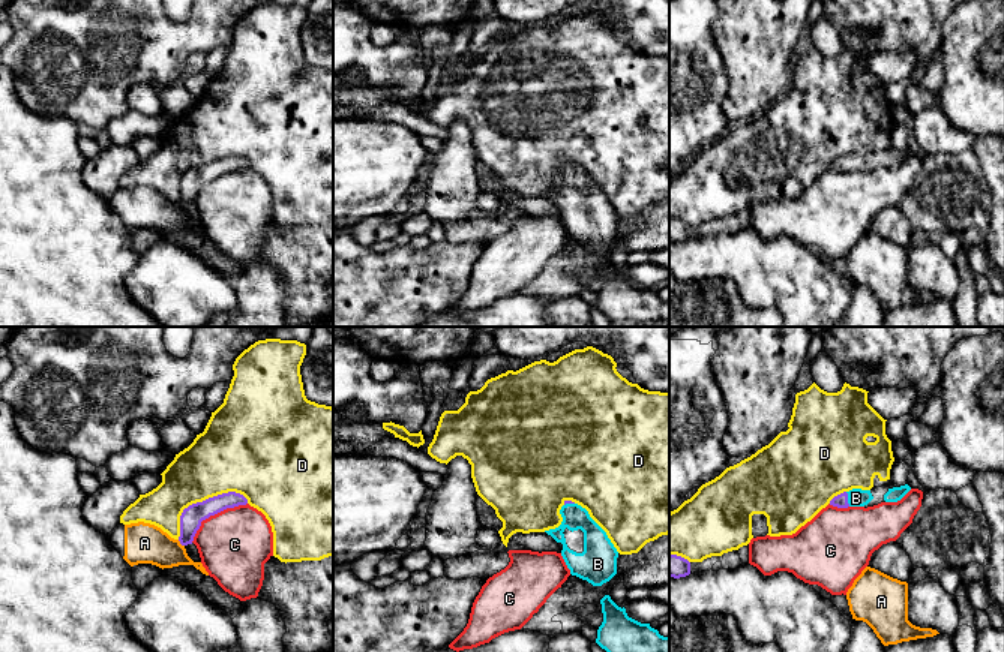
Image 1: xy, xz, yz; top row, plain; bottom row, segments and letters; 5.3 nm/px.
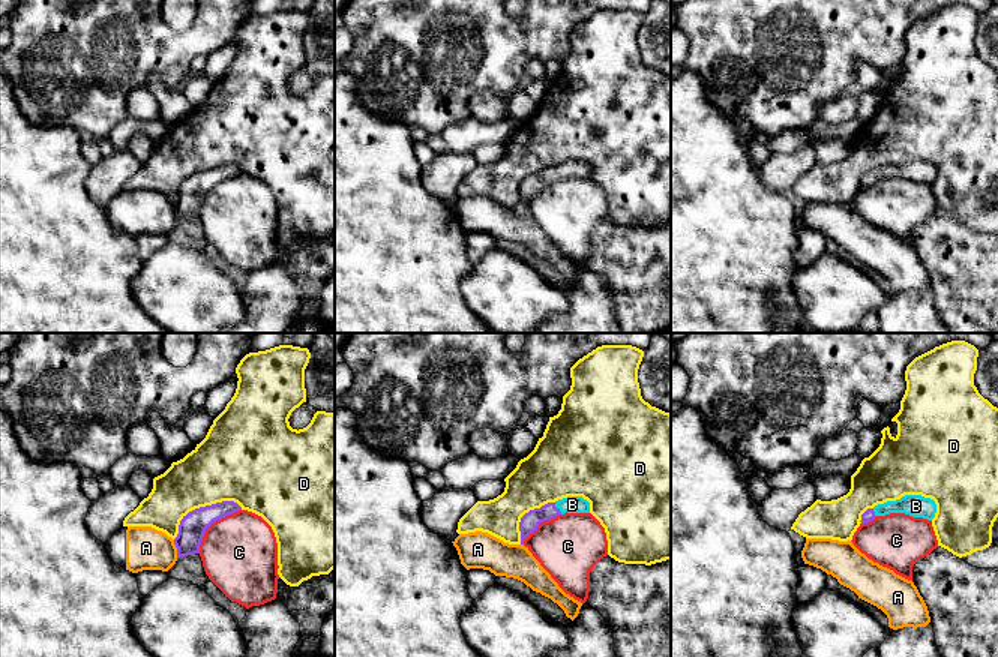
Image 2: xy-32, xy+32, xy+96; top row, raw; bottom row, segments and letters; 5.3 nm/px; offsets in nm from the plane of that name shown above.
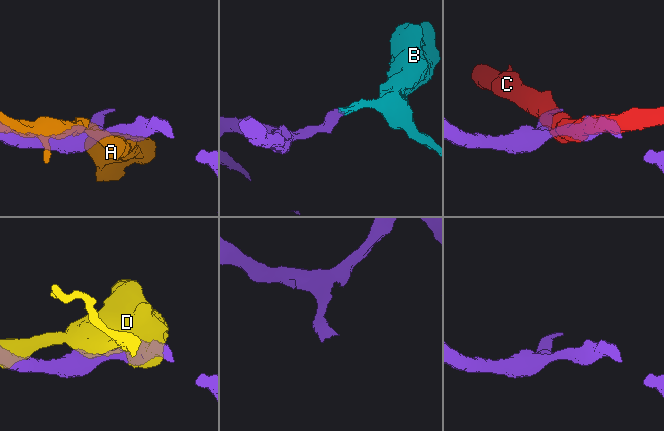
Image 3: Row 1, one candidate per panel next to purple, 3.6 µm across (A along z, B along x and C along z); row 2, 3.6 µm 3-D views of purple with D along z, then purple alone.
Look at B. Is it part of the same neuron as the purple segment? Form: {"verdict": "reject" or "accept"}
{"verdict": "accept"}

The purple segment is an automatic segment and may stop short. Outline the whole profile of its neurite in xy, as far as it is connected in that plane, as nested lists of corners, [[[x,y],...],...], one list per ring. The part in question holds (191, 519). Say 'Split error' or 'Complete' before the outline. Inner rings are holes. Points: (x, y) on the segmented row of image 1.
Complete. [[[236,492],[222,493],[213,498],[209,498],[203,502],[197,502],[183,510],[180,516],[180,537],[179,541],[182,546],[192,544],[197,531],[201,526],[201,522],[215,516],[227,508],[234,508],[239,505],[246,505],[248,499]]]

